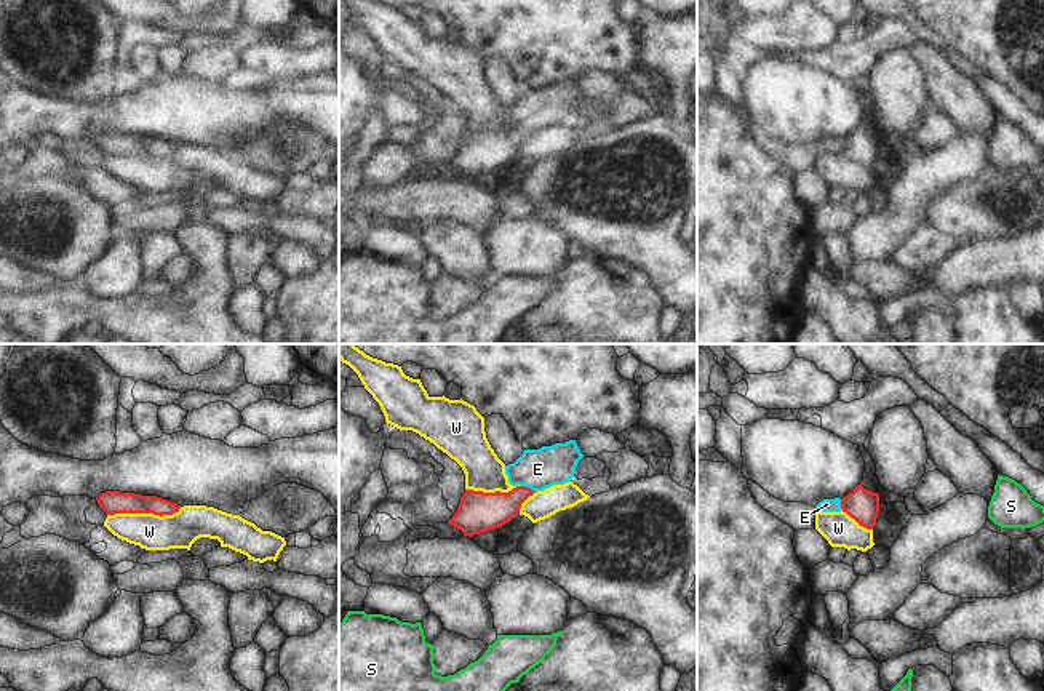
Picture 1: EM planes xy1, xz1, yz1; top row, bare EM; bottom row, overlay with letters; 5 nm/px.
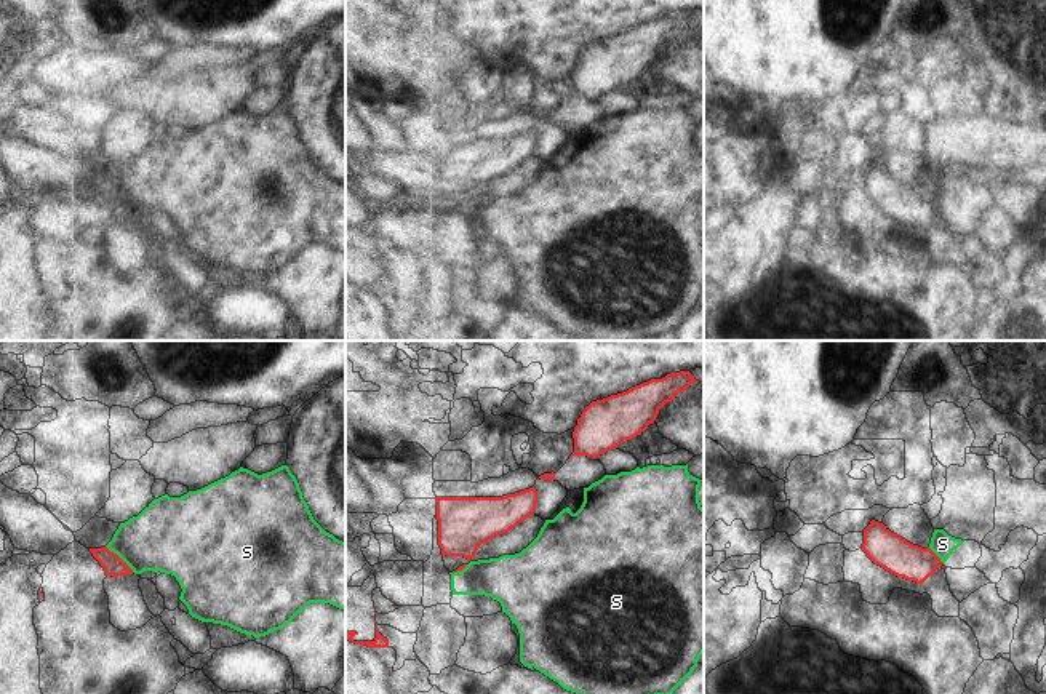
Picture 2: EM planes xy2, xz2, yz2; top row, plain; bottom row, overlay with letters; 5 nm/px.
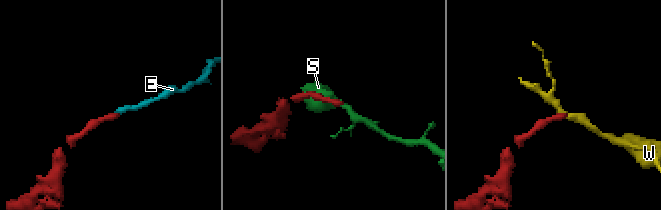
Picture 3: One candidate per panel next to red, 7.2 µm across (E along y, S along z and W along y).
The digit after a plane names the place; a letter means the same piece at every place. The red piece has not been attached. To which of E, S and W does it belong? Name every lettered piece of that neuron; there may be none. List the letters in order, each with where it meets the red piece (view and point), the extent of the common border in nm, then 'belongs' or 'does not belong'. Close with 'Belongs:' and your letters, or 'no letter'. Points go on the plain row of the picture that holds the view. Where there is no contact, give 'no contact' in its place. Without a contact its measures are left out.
E: meets red in xz1 at (528, 130); contact 90 nm long; belongs
S: meets red in xy2 at (120, 200); contact 190 nm long; does not belong
W: meets red in xy1 at (144, 154); contact 380 nm long; does not belong
Belongs: E

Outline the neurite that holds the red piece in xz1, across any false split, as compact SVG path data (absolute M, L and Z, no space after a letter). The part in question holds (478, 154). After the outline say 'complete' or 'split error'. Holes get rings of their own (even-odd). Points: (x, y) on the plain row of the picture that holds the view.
M576 82L524 91L513 106L505 107L508 125L515 128L512 133L465 131L457 154L448 165L468 179L504 168L520 155L521 146L529 138L571 123L582 99Z; split error

